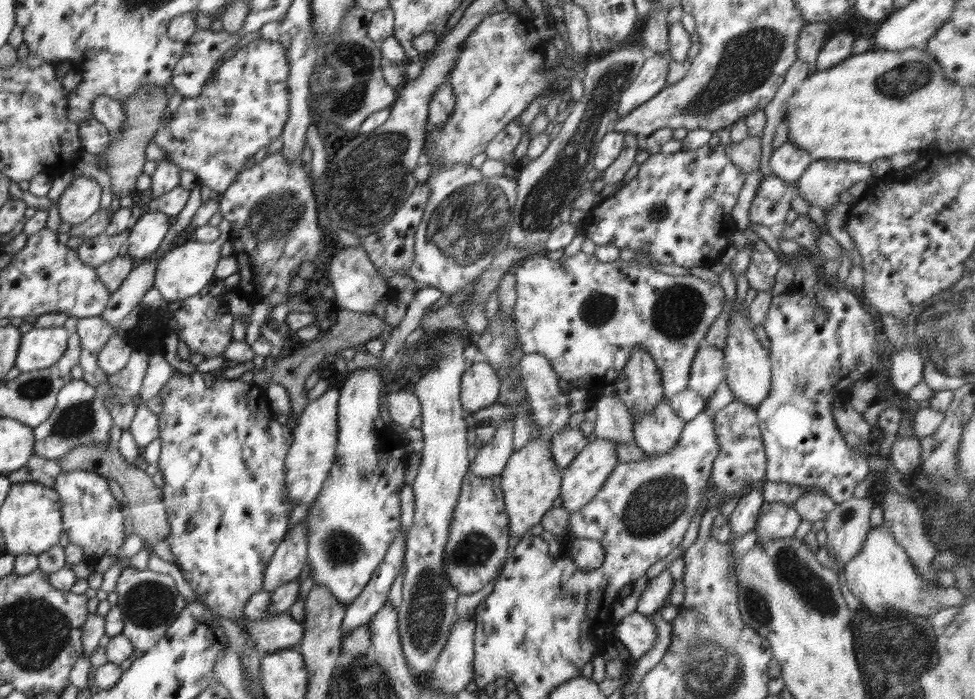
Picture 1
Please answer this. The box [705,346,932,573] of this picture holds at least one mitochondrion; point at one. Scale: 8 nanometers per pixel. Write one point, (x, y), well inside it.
(802, 382)

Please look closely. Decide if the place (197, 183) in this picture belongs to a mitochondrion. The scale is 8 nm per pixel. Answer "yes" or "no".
no

